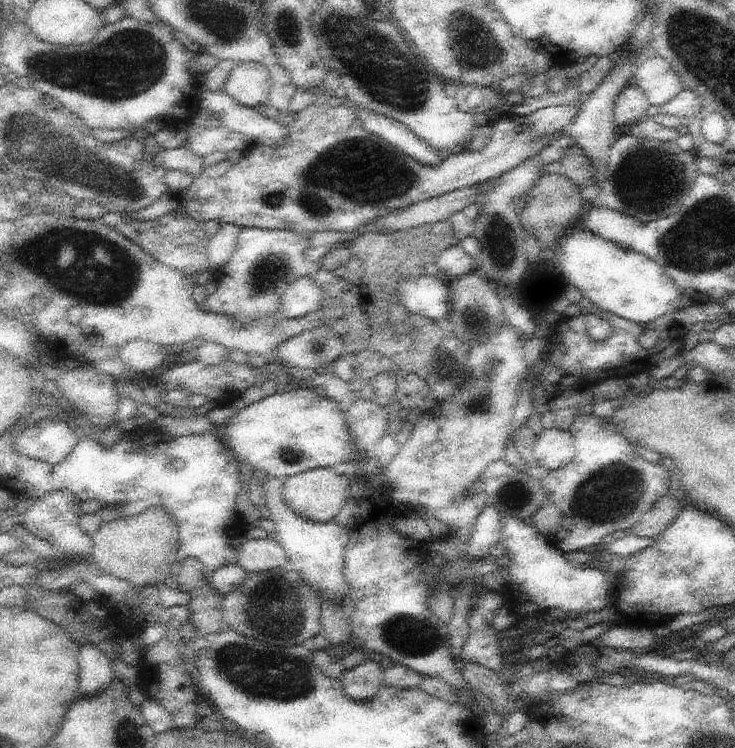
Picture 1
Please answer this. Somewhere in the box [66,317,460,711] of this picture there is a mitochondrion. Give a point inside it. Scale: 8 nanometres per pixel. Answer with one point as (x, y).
(275, 674)

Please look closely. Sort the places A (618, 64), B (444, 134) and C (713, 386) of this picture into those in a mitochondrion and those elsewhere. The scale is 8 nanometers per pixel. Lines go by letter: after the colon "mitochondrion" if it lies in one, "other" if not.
A: other
B: other
C: other

